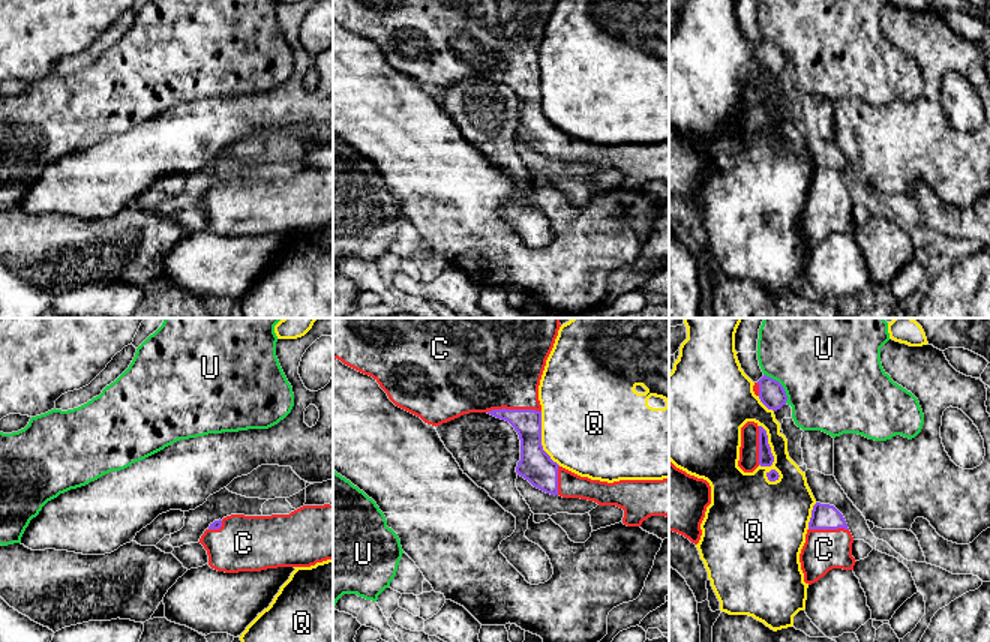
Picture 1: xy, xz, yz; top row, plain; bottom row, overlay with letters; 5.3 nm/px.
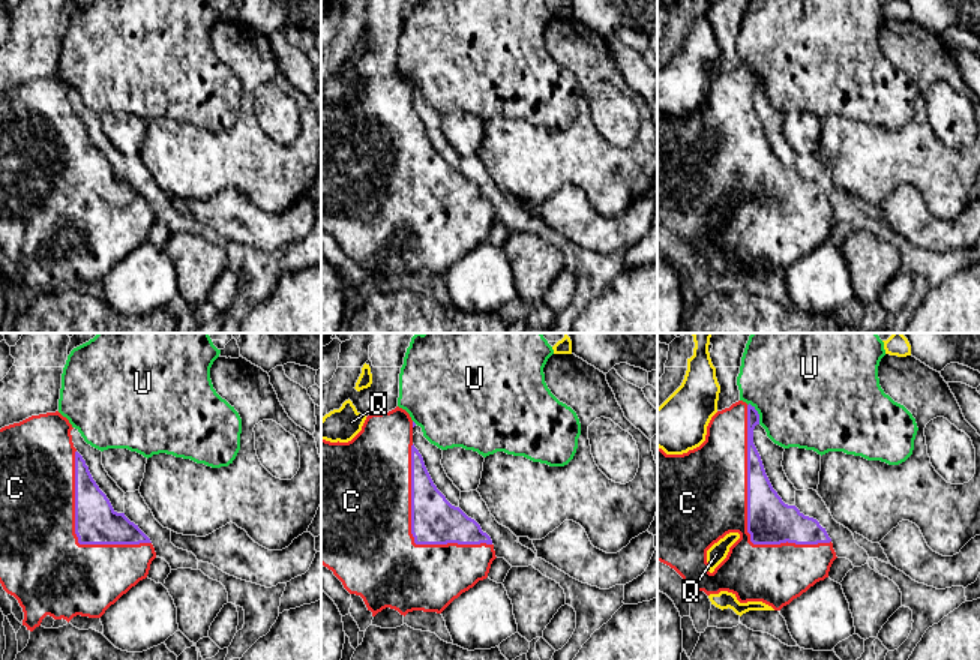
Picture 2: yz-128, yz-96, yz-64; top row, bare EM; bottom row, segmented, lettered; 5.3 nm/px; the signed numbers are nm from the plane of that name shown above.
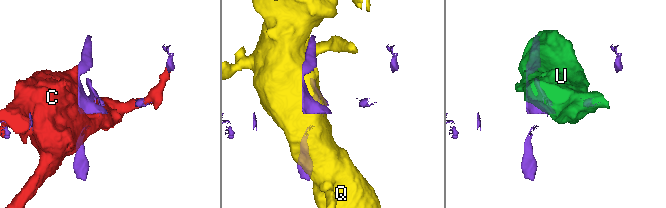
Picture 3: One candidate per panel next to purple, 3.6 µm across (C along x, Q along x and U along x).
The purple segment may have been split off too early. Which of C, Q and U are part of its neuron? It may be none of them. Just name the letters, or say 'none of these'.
C

